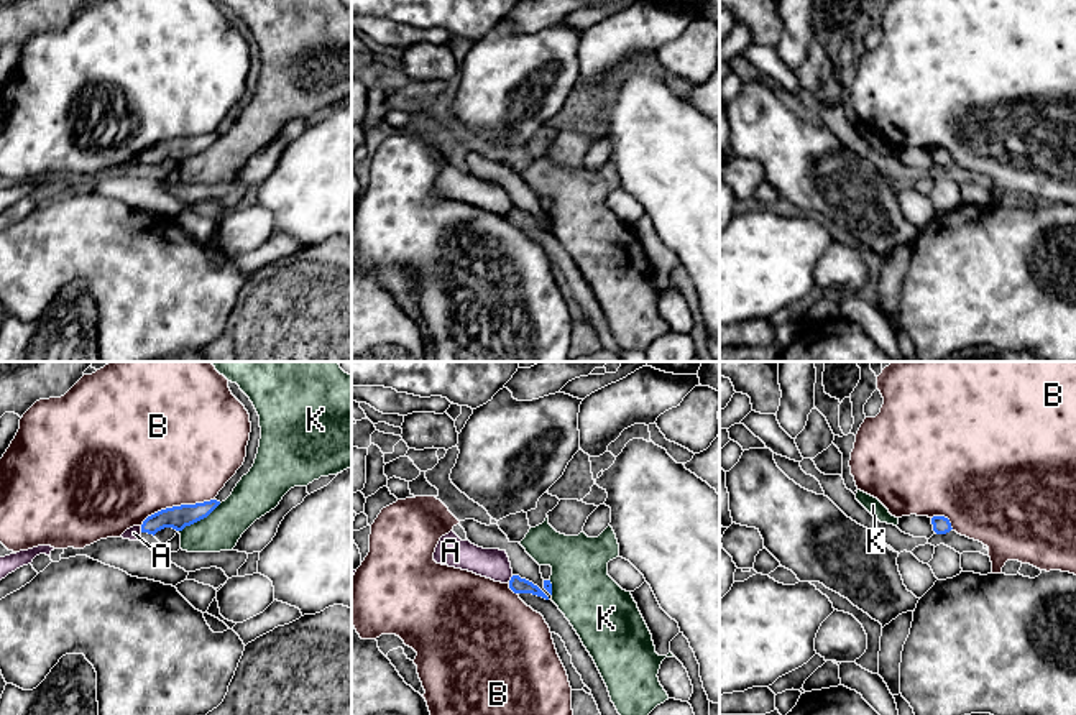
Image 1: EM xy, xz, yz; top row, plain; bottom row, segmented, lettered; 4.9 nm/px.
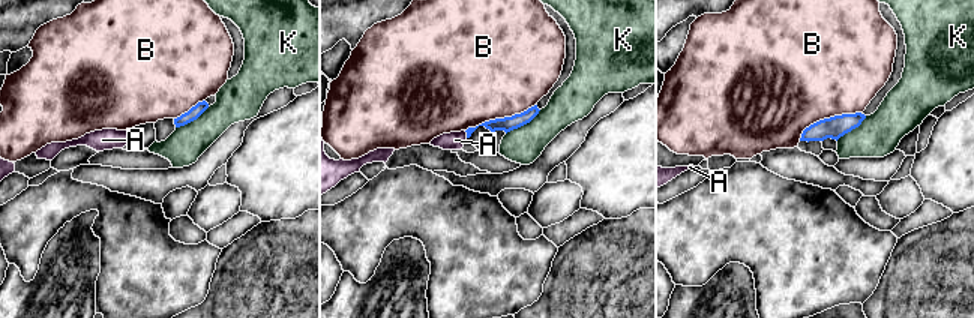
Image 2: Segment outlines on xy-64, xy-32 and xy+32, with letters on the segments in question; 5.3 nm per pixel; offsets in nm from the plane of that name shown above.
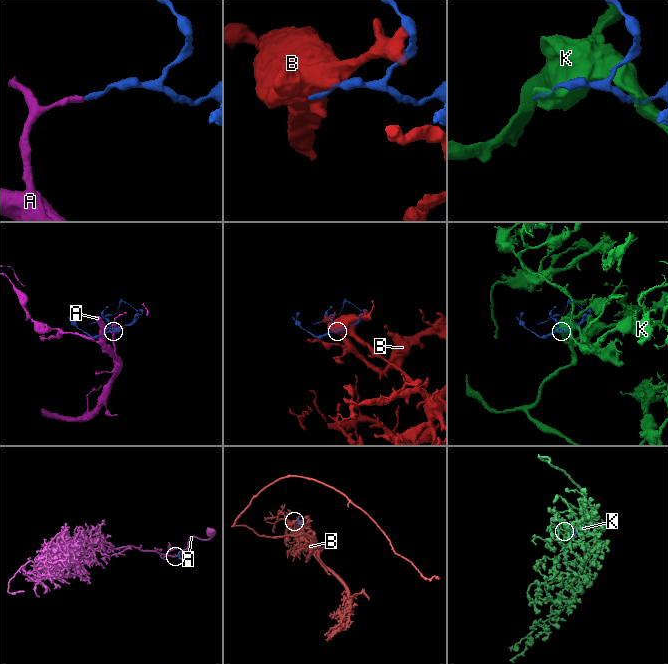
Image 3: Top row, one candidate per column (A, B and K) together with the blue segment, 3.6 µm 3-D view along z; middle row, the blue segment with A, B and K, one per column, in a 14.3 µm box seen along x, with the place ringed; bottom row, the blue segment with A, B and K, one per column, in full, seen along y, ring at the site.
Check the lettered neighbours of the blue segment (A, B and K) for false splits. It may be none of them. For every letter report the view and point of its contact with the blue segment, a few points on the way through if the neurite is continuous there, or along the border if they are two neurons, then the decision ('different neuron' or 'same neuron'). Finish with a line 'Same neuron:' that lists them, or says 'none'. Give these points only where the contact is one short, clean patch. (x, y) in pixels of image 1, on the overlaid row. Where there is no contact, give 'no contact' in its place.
A: meets blue in xz at (511, 579); border along xz (513, 576), (508, 582); different neuron
B: meets blue in xy at (176, 507); different neuron
K: meets blue in xy at (199, 520); different neuron
Same neuron: none

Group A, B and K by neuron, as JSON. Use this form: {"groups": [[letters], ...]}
{"groups": [["A"], ["B"], ["K"]]}

